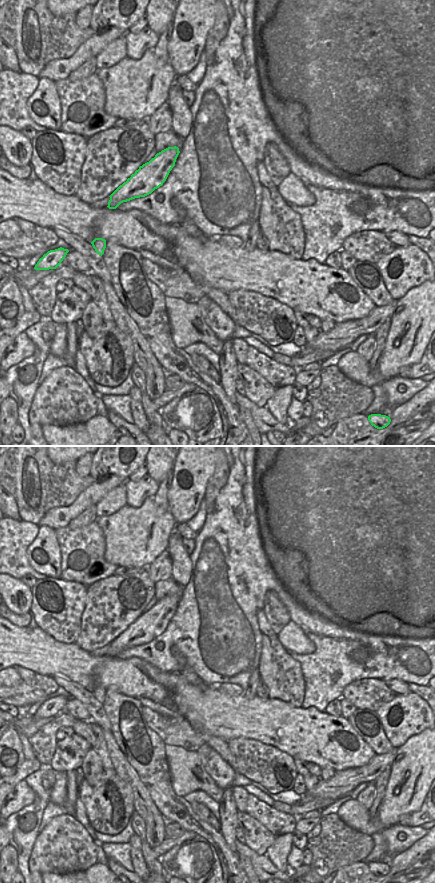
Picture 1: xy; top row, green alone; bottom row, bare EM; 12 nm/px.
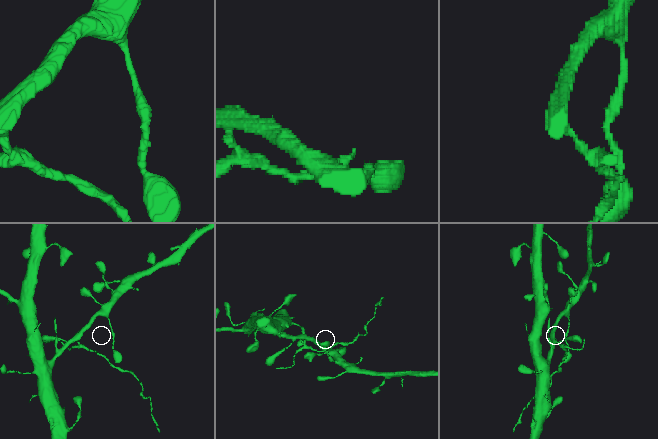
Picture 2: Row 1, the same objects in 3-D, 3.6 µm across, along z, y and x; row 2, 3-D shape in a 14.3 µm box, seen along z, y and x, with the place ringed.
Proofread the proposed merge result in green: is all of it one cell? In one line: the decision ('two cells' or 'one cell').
two cells

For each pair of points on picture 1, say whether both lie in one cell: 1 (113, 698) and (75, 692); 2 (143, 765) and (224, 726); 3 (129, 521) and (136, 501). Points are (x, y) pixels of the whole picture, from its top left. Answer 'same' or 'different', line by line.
1: different
2: different
3: different

